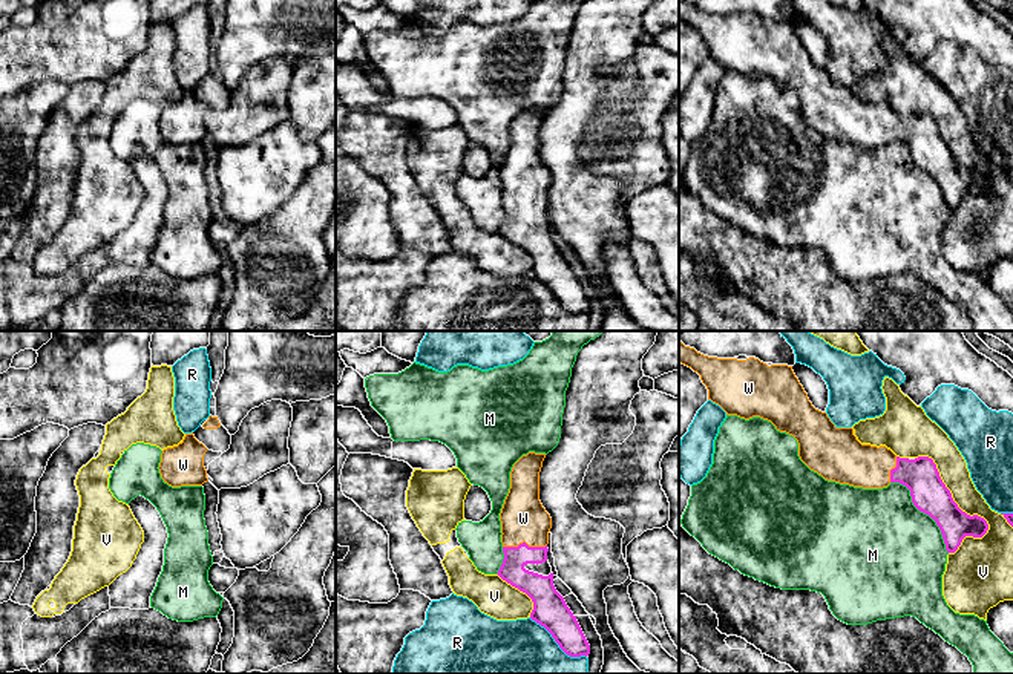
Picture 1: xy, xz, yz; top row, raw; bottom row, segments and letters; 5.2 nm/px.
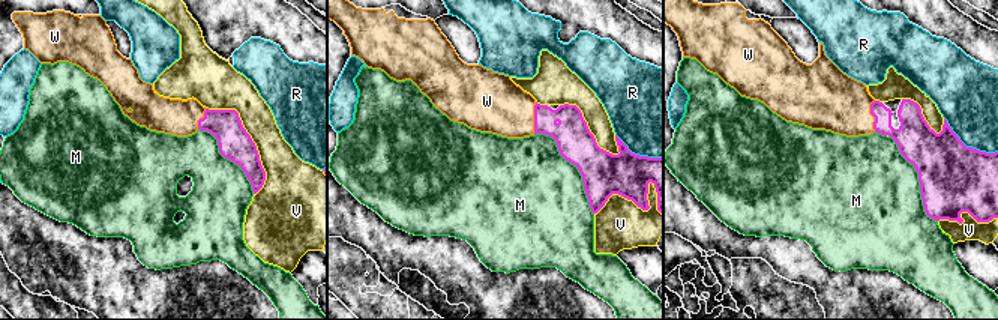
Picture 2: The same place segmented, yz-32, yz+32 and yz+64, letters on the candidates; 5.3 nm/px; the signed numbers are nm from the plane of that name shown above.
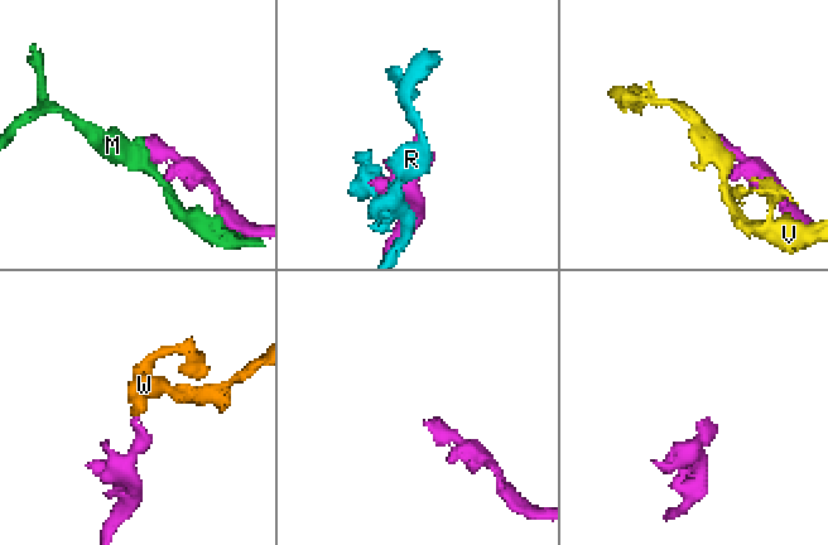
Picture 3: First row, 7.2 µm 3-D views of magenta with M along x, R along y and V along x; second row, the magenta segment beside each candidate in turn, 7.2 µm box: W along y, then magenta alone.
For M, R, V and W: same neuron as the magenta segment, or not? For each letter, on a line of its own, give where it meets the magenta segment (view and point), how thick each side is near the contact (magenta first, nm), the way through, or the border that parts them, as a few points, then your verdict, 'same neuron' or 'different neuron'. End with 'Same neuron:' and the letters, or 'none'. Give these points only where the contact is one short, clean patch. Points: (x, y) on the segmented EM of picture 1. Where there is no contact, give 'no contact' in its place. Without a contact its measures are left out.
M: meets magenta in yz at (924, 512); 190 nm thick on the magenta side, 480 nm on the other; different neuron
R: meets magenta in xz at (557, 642); 180 nm thick on the magenta side, 500 nm on the other; different neuron
V: meets magenta in yz at (950, 497); 190 nm thick on the magenta side, 150 nm on the other; different neuron
W: meets magenta in xz at (524, 543); 140 nm thick on the magenta side, 240 nm on the other; runs through xz (538, 587), (520, 570), (524, 543), (523, 518); same neuron
Same neuron: W

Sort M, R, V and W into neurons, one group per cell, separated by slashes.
M / R / V / W

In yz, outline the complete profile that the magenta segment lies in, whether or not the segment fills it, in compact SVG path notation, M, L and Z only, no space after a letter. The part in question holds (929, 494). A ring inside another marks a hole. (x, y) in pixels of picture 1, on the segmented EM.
M680 339L679 363L700 375L708 389L708 400L719 404L726 415L745 420L760 417L771 421L777 430L792 435L798 443L800 460L824 479L863 489L883 489L890 483L906 486L913 506L939 527L947 553L955 553L965 536L982 538L987 533L988 524L984 518L967 515L953 501L932 458L900 458L886 446L861 444L852 427L837 427L826 412L812 406L792 366L768 366L754 357L746 360L708 357L685 346Z

